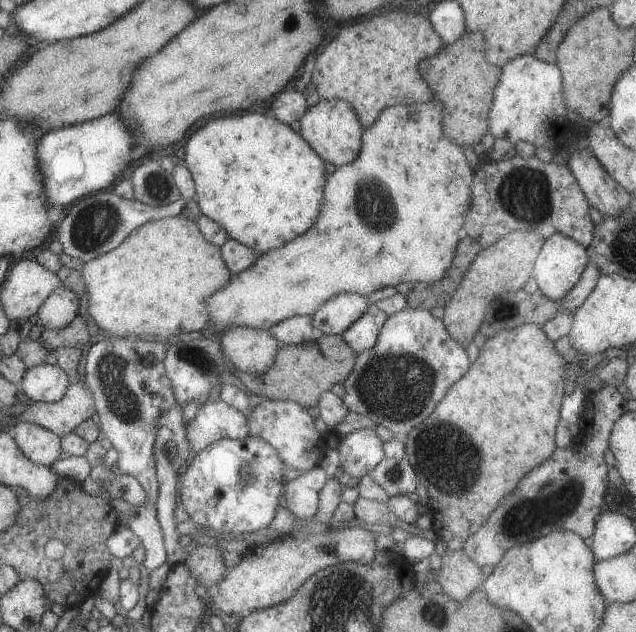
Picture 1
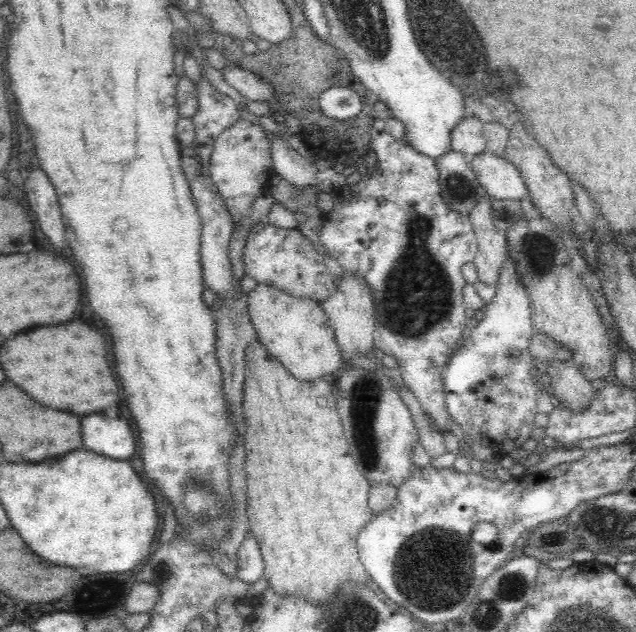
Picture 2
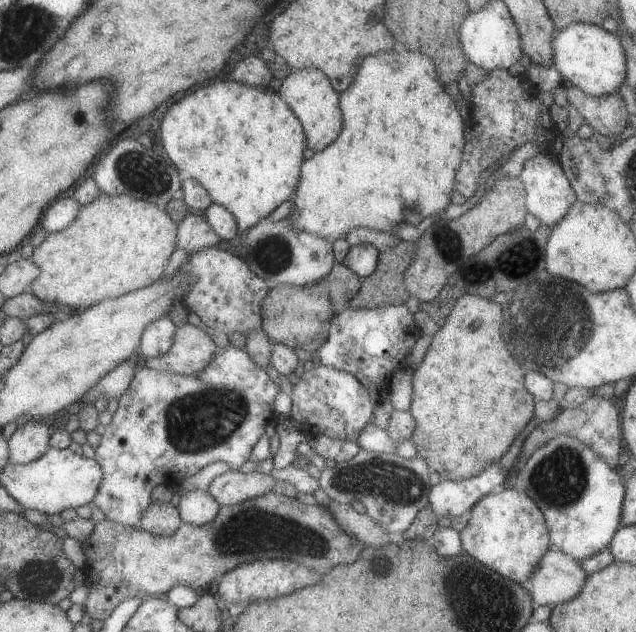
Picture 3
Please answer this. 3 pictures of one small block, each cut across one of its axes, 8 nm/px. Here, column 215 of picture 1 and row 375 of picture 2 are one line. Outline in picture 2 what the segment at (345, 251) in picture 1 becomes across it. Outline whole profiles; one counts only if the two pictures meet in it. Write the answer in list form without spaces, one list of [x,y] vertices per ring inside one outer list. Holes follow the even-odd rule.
[[[260,283],[248,295],[248,312],[258,340],[291,376],[302,382],[330,379],[335,370],[344,367],[342,353],[334,338],[334,327],[328,324],[328,315],[320,302]]]

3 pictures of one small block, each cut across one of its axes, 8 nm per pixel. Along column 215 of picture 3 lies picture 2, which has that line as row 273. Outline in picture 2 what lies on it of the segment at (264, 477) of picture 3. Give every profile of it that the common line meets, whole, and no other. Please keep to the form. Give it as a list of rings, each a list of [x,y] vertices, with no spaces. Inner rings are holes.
[[[486,196],[475,202],[469,217],[478,241],[477,255],[473,260],[478,280],[496,287],[502,263],[507,257],[507,240],[505,231],[494,226],[491,212],[491,199]]]

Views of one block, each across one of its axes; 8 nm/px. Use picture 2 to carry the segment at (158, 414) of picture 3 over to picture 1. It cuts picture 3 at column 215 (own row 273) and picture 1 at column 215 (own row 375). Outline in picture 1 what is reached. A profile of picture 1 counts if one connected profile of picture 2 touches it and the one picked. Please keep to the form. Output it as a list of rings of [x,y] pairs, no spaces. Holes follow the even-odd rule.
[[[217,397],[206,400],[206,402],[199,405],[196,418],[187,424],[186,433],[190,449],[196,451],[197,454],[219,439],[228,438],[244,441],[248,436],[251,436],[248,415],[230,407]]]

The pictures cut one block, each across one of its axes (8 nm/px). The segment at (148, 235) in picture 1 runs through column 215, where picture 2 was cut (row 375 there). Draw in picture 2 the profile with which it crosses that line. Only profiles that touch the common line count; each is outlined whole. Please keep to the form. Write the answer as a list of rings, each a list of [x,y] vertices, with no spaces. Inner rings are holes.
[[[256,338],[245,354],[243,392],[245,417],[245,471],[247,476],[247,517],[264,561],[263,576],[278,595],[300,595],[310,602],[332,600],[336,586],[346,580],[368,582],[358,558],[356,536],[373,514],[369,507],[366,477],[358,472],[348,454],[342,420],[337,408],[333,381],[318,378],[302,382],[290,375]]]

